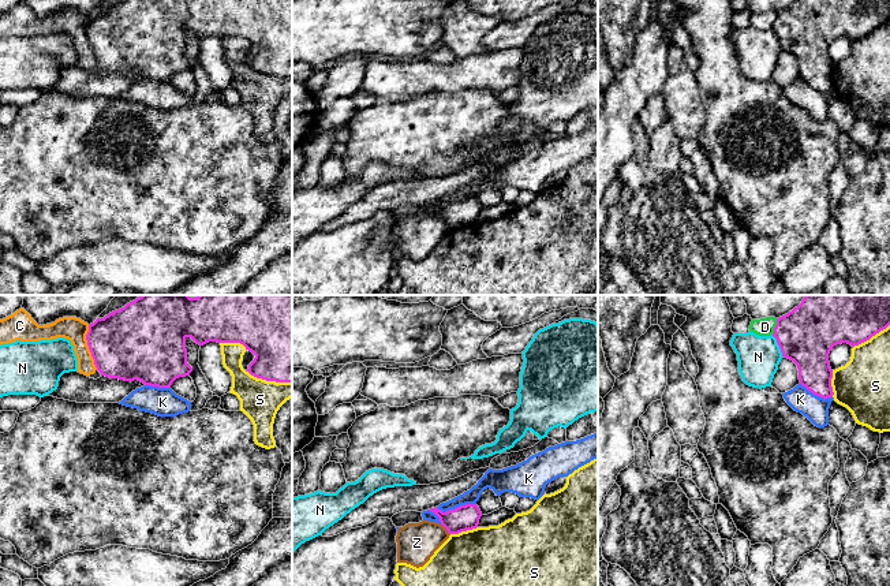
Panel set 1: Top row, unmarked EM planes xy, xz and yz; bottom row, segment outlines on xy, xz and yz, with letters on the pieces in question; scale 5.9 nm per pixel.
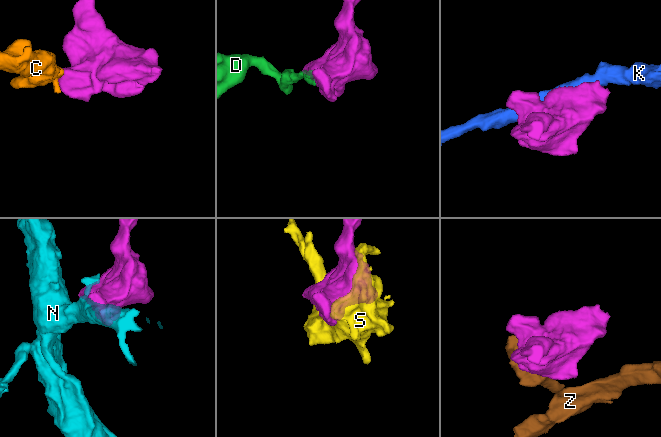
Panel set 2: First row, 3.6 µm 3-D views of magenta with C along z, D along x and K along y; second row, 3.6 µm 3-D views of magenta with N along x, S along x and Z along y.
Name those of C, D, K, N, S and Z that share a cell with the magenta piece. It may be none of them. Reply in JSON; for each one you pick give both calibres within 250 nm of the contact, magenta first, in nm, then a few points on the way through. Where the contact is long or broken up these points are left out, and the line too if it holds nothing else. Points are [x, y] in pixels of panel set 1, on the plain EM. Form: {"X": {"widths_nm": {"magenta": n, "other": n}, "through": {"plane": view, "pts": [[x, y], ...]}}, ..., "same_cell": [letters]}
{"same_cell": []}

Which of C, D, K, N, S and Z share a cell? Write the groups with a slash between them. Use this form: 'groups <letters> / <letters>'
groups C Z / D / K / N / S

